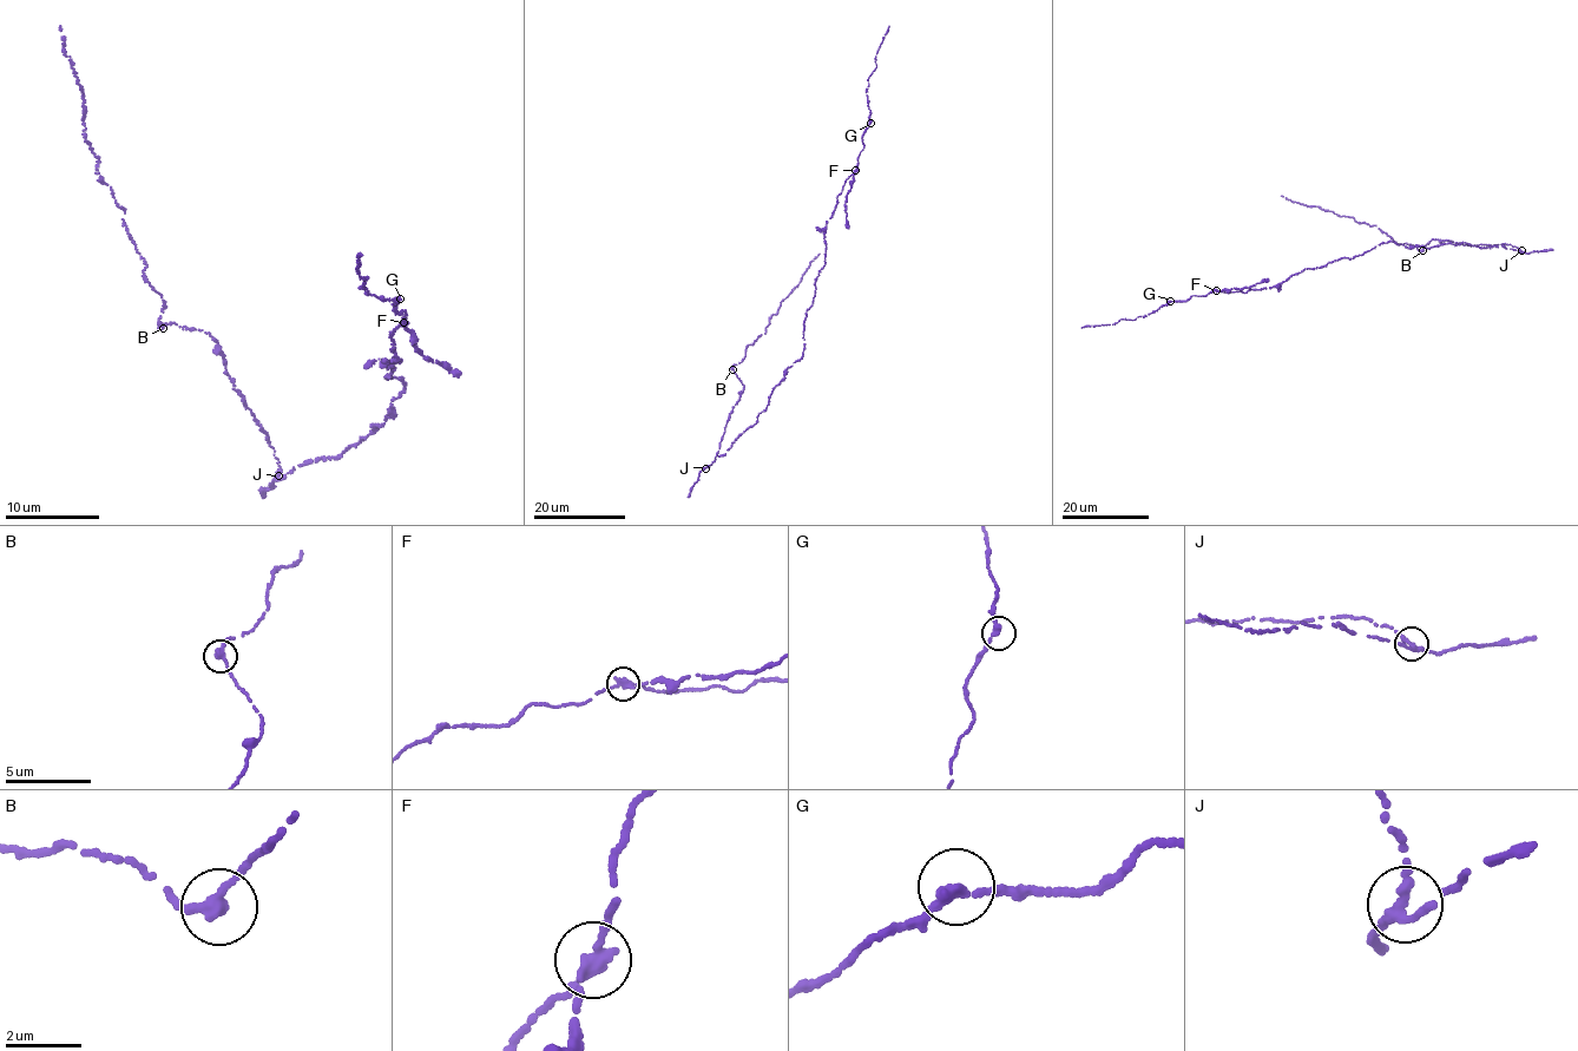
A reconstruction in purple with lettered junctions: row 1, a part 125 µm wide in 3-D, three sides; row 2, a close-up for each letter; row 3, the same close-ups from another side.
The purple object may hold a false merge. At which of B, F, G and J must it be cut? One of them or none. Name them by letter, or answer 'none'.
F

